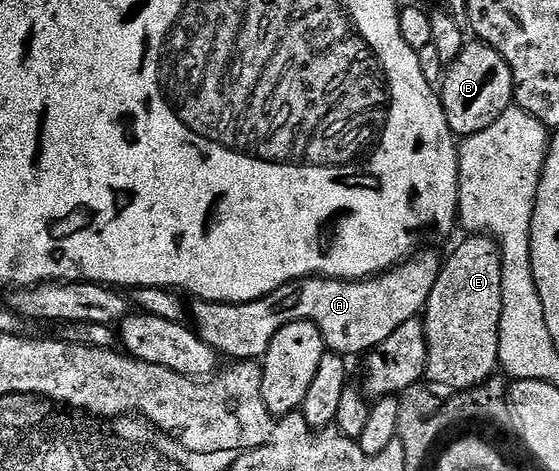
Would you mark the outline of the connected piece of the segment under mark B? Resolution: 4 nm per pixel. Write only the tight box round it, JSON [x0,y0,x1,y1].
[441,42,515,137]

